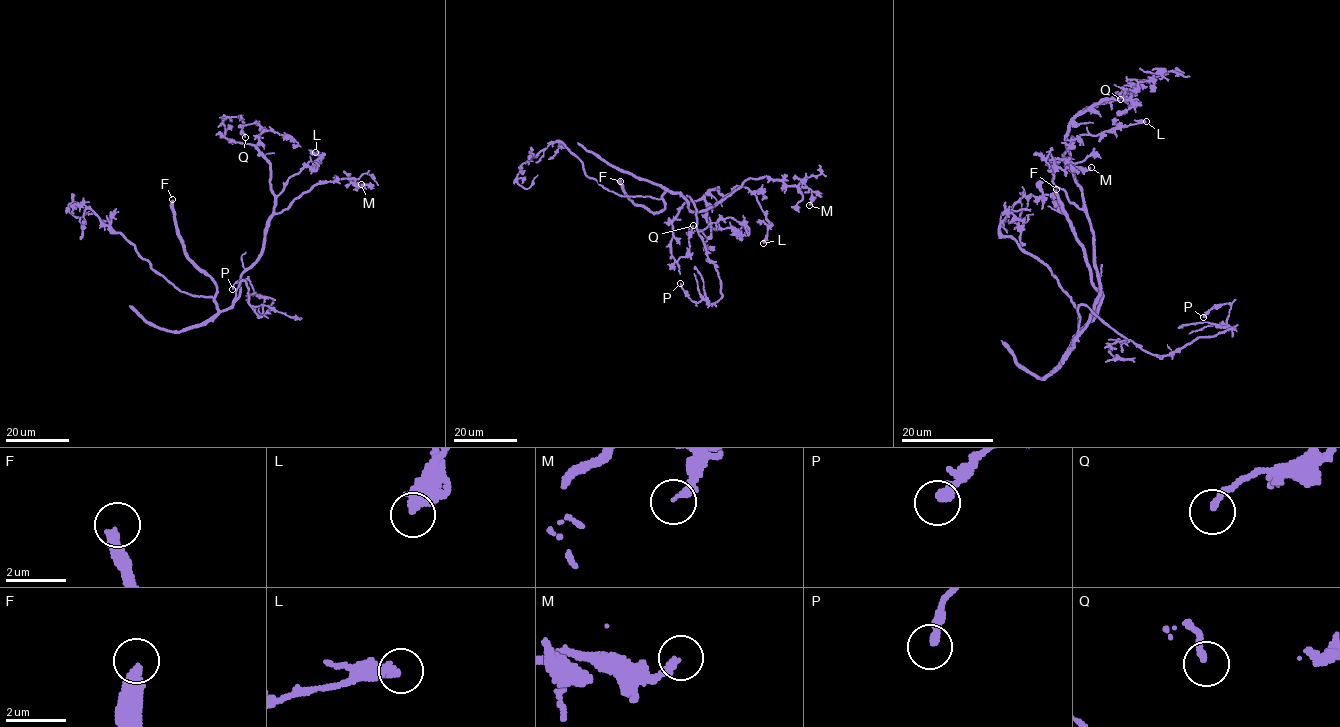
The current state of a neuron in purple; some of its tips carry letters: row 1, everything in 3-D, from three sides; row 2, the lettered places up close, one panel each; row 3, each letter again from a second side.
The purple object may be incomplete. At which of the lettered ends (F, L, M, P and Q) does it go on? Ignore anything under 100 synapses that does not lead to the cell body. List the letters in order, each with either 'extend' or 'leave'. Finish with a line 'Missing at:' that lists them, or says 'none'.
F: extend
L: leave
M: leave
P: leave
Q: leave
Missing at: F

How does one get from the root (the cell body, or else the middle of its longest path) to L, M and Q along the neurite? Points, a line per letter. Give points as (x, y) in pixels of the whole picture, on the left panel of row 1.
L: (238, 298), (240, 277), (261, 251), (264, 229), (275, 197), (291, 176), (320, 156), (315, 152)
M: (238, 298), (240, 277), (260, 253), (264, 229), (274, 215), (318, 183), (354, 179), (361, 184)
Q: (238, 298), (240, 277), (261, 251), (274, 203), (270, 162), (256, 147), (263, 131), (246, 124), (245, 137)

